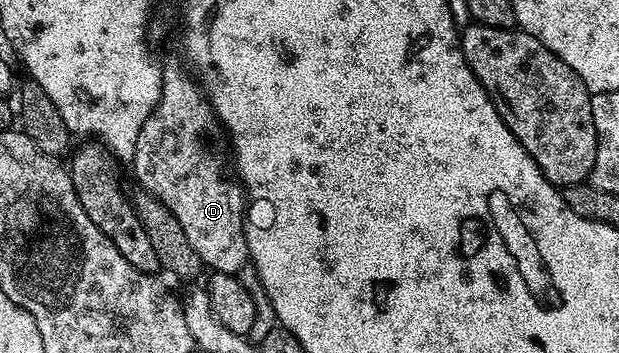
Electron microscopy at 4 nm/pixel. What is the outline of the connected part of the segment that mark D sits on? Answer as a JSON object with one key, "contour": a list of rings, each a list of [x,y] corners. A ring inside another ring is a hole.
{"contour":[[[166,66],[162,71],[162,95],[158,101],[158,106],[148,116],[148,120],[144,120],[144,128],[140,128],[140,140],[136,140],[136,152],[132,159],[134,165],[134,174],[138,177],[138,182],[143,191],[147,194],[155,194],[164,205],[173,212],[176,220],[180,220],[180,224],[184,228],[184,232],[190,237],[192,248],[196,248],[196,252],[202,257],[203,263],[207,267],[213,268],[219,274],[238,274],[242,265],[247,265],[250,249],[246,243],[246,216],[244,213],[244,190],[241,185],[233,177],[225,178],[222,175],[222,157],[228,154],[228,135],[218,116],[214,112],[214,107],[210,105],[209,97],[186,75],[186,70],[182,66]]]}

